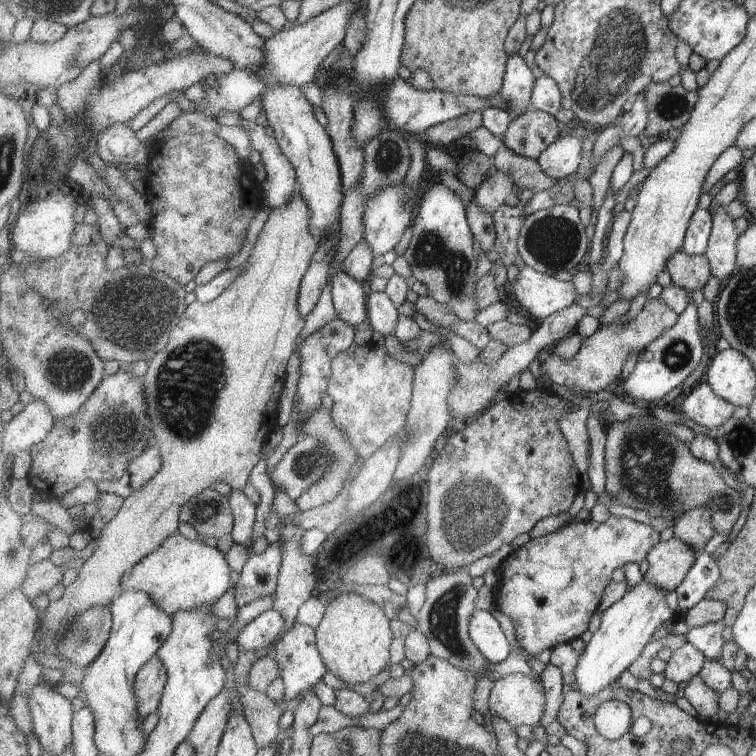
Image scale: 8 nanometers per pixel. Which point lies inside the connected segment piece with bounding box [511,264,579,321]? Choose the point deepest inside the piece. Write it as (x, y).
(541, 295)

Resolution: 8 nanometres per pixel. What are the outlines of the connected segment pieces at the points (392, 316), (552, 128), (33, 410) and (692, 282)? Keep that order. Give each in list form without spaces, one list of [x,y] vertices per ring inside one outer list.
[[[387,291],[369,293],[368,302],[368,323],[373,332],[379,332],[387,336],[395,335],[397,324],[399,324],[400,312],[398,306],[393,304]]]
[[[529,110],[511,122],[503,141],[517,154],[537,160],[562,133],[552,114]]]
[[[43,400],[29,403],[13,420],[5,422],[3,451],[10,458],[31,450],[51,434],[56,418]]]
[[[683,249],[673,254],[666,269],[672,283],[687,291],[703,290],[711,280],[711,276],[714,276],[710,260],[706,255],[689,254]]]

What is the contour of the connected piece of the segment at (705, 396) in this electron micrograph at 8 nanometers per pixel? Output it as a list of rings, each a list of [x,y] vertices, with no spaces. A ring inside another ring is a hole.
[[[706,381],[693,388],[689,395],[682,399],[676,409],[703,428],[719,428],[729,418],[733,417],[735,405],[727,399],[715,394],[711,385]]]

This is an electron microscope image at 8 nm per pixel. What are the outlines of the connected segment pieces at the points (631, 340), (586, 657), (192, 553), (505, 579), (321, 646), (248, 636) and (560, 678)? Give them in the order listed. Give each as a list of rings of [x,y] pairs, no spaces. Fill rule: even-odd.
[[[659,295],[657,298],[649,300],[645,304],[645,308],[641,310],[641,314],[637,314],[637,318],[633,318],[631,322],[627,320],[626,315],[623,315],[615,322],[601,325],[601,328],[593,336],[582,340],[581,349],[572,359],[565,360],[553,353],[543,356],[542,369],[547,372],[547,376],[551,378],[552,382],[565,385],[576,394],[607,391],[607,387],[619,378],[627,356],[631,353],[640,355],[651,342],[655,342],[667,330],[673,328],[675,323],[679,322],[679,318],[681,316],[678,312],[675,312]]]
[[[643,580],[637,586],[630,586],[627,594],[603,613],[600,627],[586,644],[579,666],[575,669],[581,692],[587,696],[601,692],[641,656],[657,628],[671,620],[675,614],[667,604],[667,593],[653,582]]]
[[[179,533],[170,536],[122,578],[122,590],[146,592],[163,612],[173,616],[181,610],[195,610],[217,600],[231,588],[231,567],[219,548],[207,546]]]
[[[611,515],[607,522],[593,519],[565,524],[559,532],[530,539],[503,560],[499,568],[501,580],[498,583],[496,605],[510,618],[516,630],[520,648],[526,657],[539,656],[547,648],[551,651],[561,643],[571,642],[587,632],[587,625],[593,614],[599,610],[603,594],[610,585],[611,576],[617,568],[629,562],[641,563],[650,550],[661,542],[661,534],[651,526],[635,520]]]
[[[343,592],[326,604],[326,613],[316,628],[318,649],[329,671],[347,684],[370,682],[390,664],[395,639],[390,618],[382,606],[357,592]]]
[[[275,609],[268,610],[250,622],[235,638],[239,650],[259,650],[275,642],[285,632],[287,620]]]
[[[553,663],[546,665],[540,674],[540,682],[544,686],[547,696],[546,713],[539,725],[546,727],[554,720],[558,720],[564,701],[564,676],[561,669]]]

